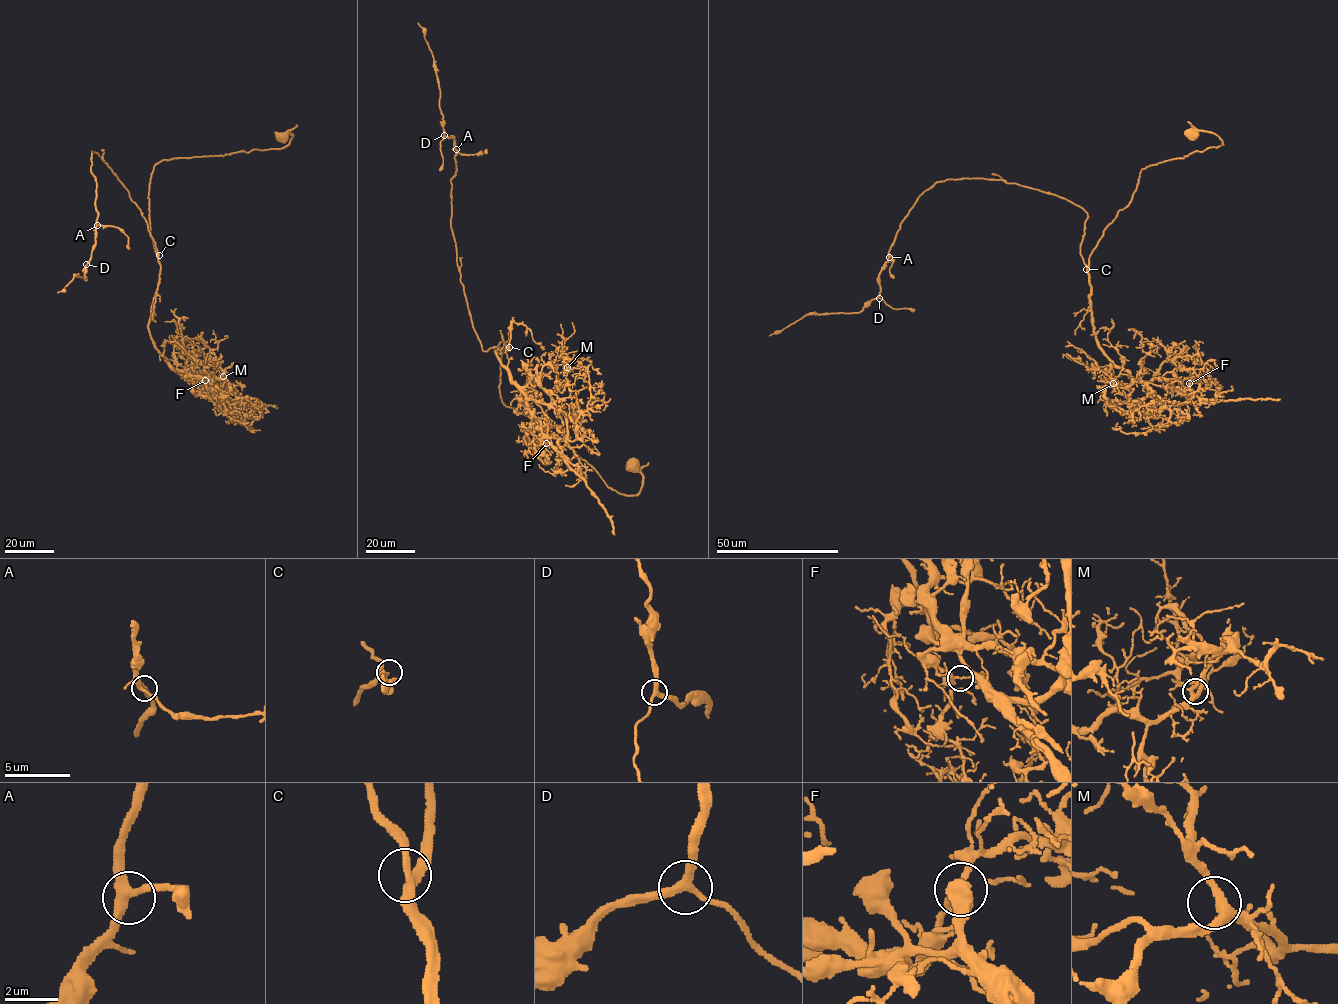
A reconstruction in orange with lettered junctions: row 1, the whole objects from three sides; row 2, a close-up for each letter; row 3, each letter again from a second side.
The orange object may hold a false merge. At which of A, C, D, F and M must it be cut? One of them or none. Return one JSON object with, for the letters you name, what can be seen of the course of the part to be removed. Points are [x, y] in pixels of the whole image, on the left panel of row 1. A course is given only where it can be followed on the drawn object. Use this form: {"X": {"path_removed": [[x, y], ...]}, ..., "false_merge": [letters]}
{"F": {"path_removed": [[205, 381], [218, 397], [278, 408]]}, "false_merge": ["F"]}

